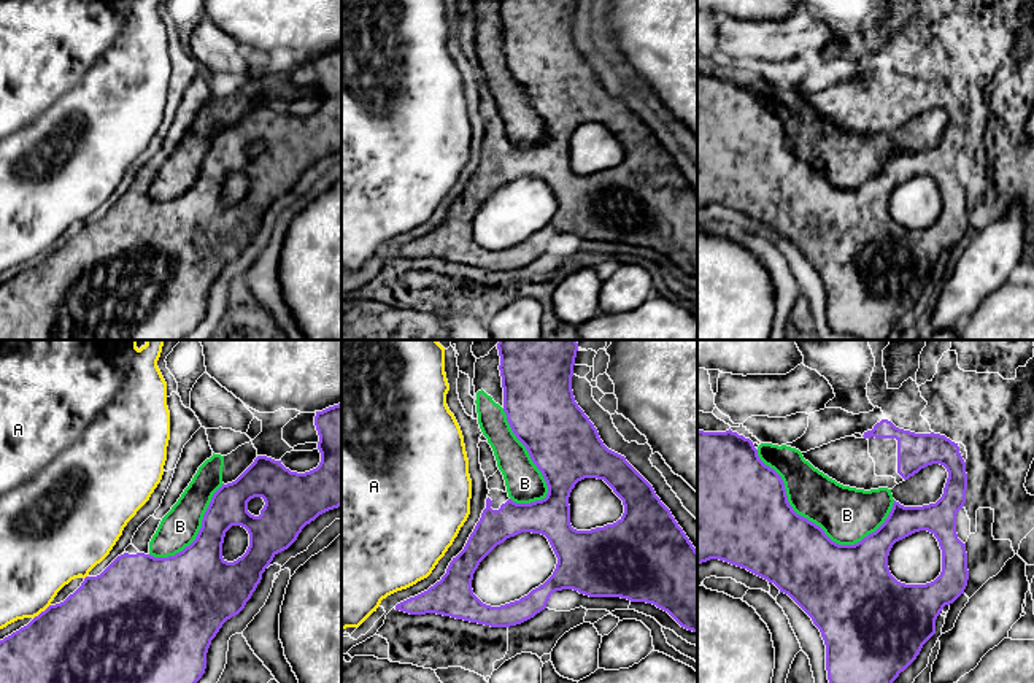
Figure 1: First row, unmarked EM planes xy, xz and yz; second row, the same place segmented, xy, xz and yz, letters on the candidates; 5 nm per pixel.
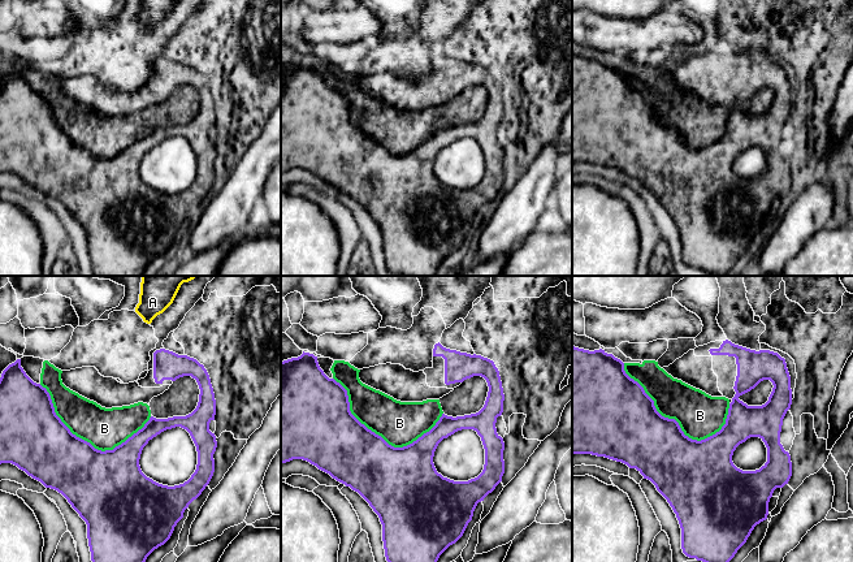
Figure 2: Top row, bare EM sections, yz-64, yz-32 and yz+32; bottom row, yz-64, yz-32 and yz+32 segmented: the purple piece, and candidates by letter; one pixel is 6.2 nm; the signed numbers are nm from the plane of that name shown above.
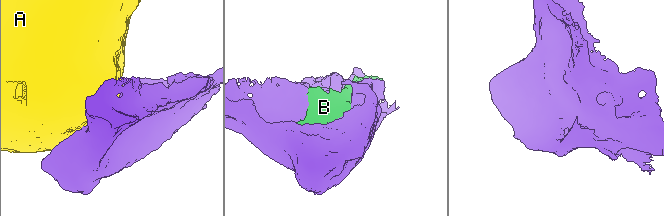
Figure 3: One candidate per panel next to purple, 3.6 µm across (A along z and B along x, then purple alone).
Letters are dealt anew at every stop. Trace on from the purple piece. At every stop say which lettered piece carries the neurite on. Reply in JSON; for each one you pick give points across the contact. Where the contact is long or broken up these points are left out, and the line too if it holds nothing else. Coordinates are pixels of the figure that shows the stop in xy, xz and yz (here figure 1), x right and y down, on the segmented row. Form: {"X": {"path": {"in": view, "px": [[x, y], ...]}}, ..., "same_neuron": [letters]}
{"same_neuron": []}

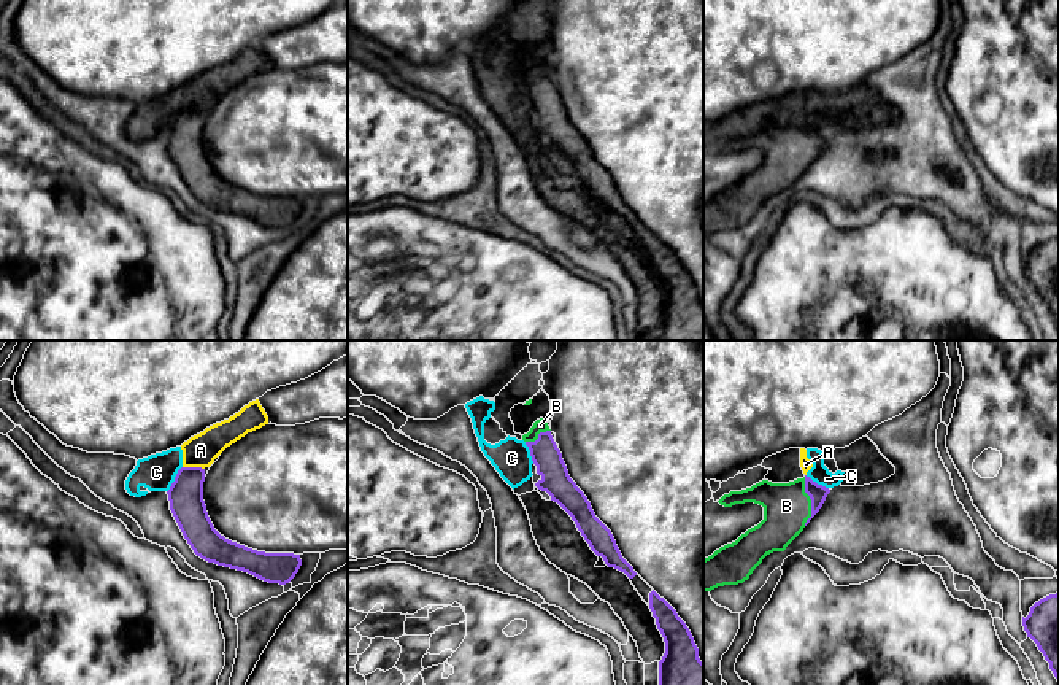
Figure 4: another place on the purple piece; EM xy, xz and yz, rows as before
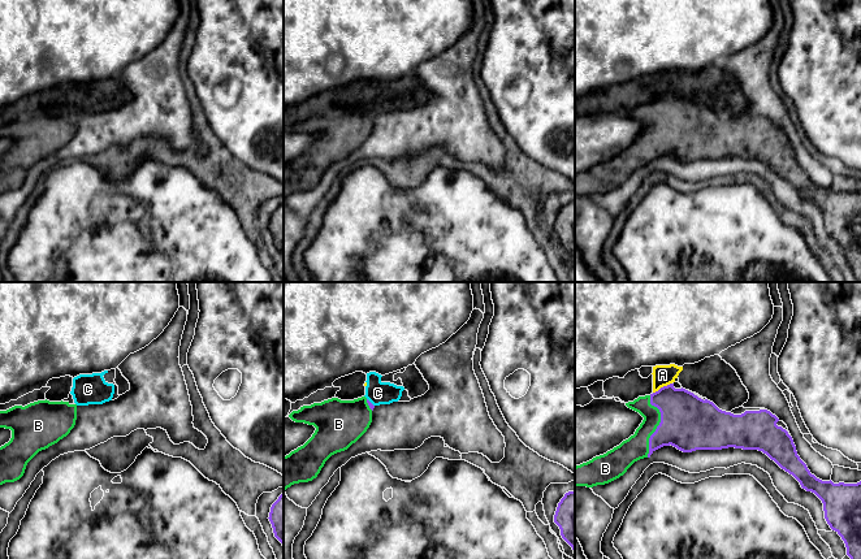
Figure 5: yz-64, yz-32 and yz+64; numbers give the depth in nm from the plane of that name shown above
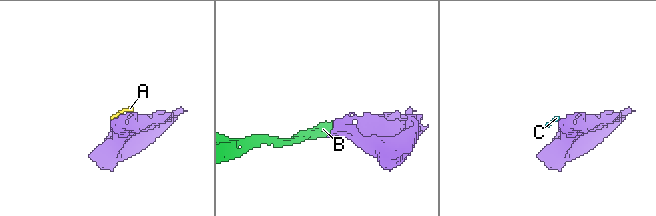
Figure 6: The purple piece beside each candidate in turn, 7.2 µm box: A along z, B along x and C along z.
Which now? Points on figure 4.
{"same_neuron": ["B"]}

